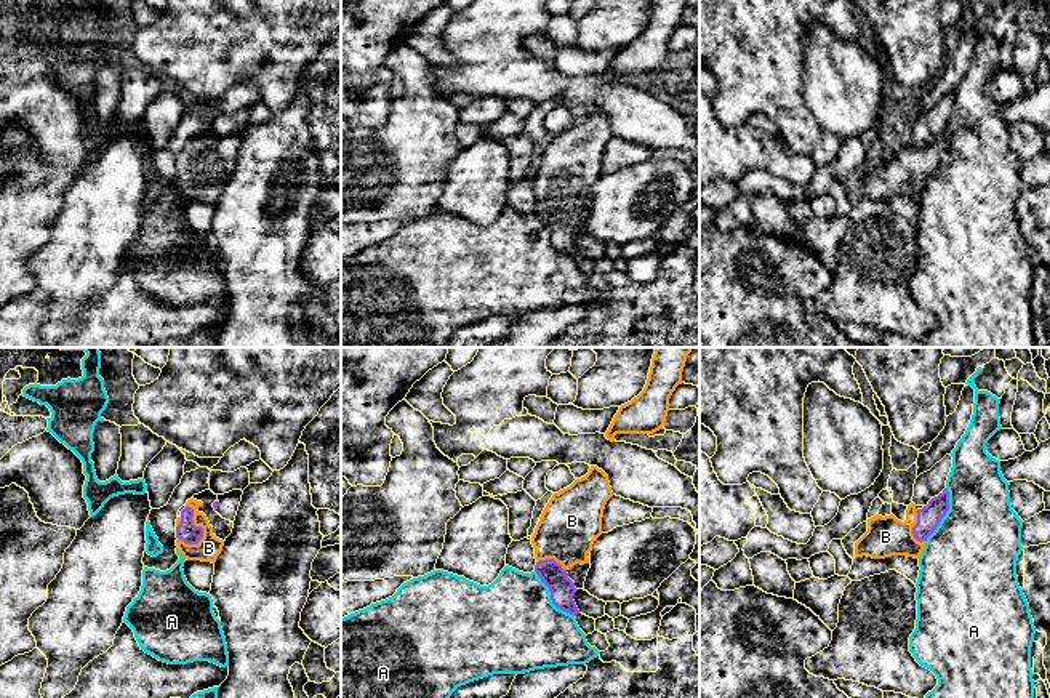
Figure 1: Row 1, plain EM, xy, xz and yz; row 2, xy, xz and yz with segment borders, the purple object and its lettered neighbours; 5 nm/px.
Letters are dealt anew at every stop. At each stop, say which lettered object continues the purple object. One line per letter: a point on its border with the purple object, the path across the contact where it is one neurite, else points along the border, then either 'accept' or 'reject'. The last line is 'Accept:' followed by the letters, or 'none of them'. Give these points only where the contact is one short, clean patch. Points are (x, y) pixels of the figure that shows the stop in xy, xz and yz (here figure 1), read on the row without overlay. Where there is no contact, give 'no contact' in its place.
A: meets purple in xz at (551, 239); reject
B: meets purple in xy at (194, 167); runs through xy (186, 172), (194, 167), (202, 170), (208, 189); accept
Accept: B

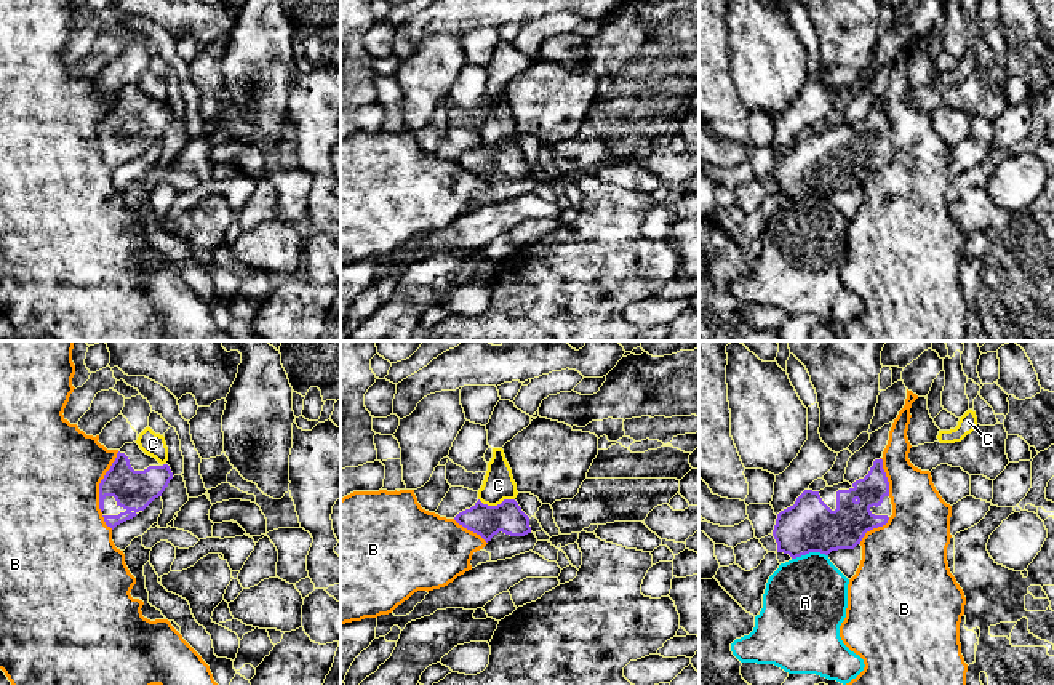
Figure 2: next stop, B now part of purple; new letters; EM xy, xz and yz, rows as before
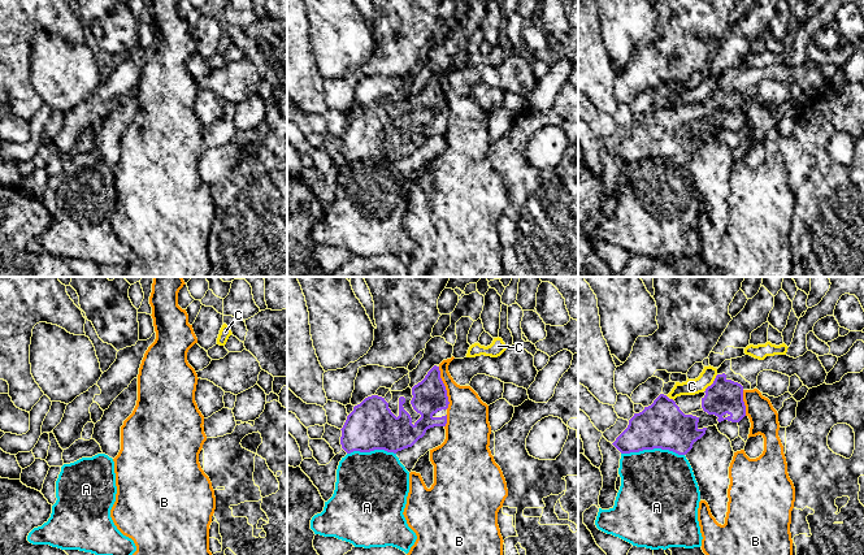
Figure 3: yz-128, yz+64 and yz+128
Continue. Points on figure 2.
A: meets purple in yz at (810, 192); reject
B: meets purple in xy at (101, 124); reject
C: meets purple in xz at (498, 146); border along xz (479, 140), (488, 146), (514, 141); reject
Accept: none of them

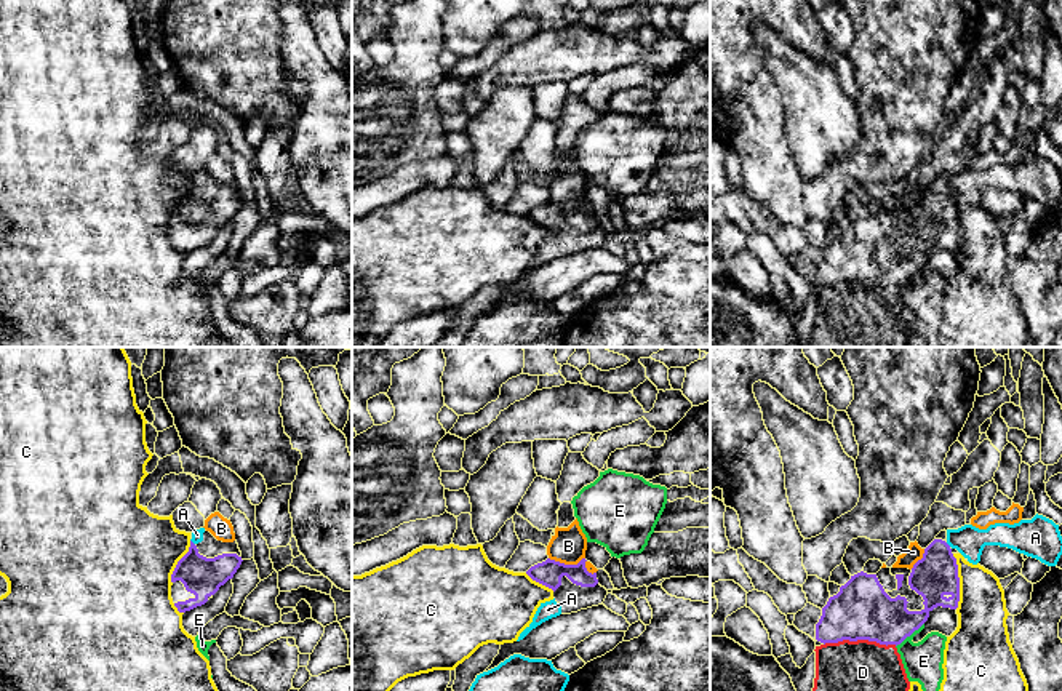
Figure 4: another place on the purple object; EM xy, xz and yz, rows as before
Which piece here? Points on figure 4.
A: meets purple in xy at (192, 184); accept
B: meets purple in xz at (578, 205); border along xz (549, 199), (565, 205), (584, 200), (586, 210), (595, 215); reject
C: meets purple in yz at (958, 223); reject
D: meets purple in yz at (861, 280); reject
E: meets purple in yz at (909, 277); border along yz (923, 264), (896, 288); reject
Accept: A

